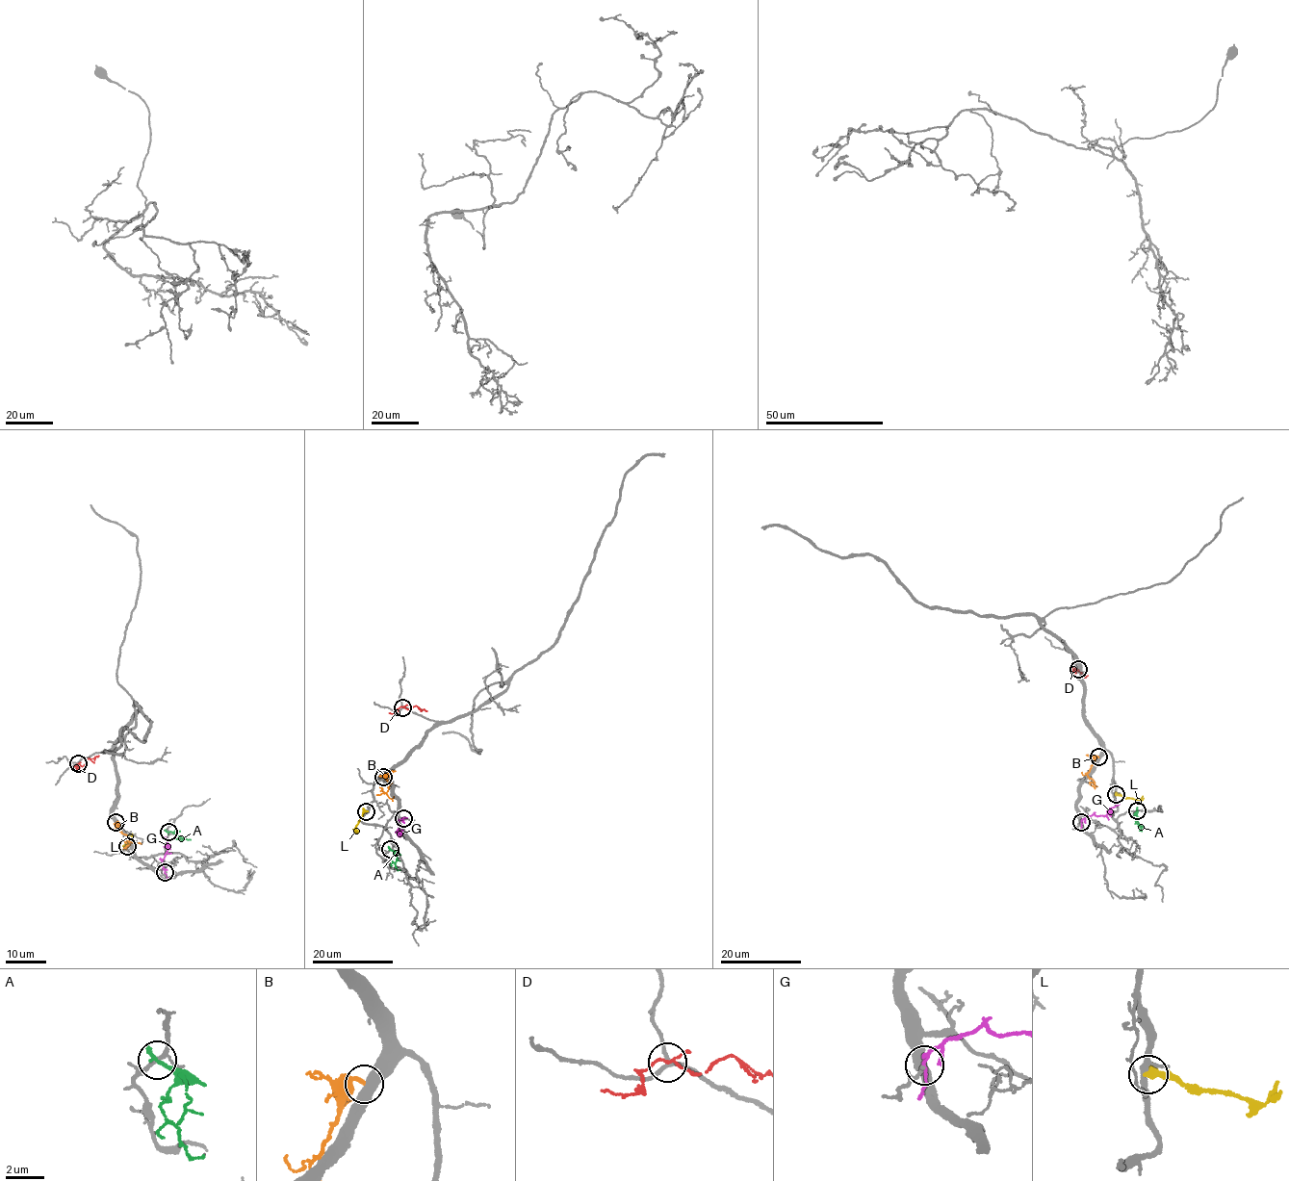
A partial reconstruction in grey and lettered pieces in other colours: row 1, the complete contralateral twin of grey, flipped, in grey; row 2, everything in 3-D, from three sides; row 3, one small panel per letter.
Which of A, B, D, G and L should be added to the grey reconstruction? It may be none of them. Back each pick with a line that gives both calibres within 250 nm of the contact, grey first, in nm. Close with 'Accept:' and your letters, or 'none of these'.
Accept: none of these

